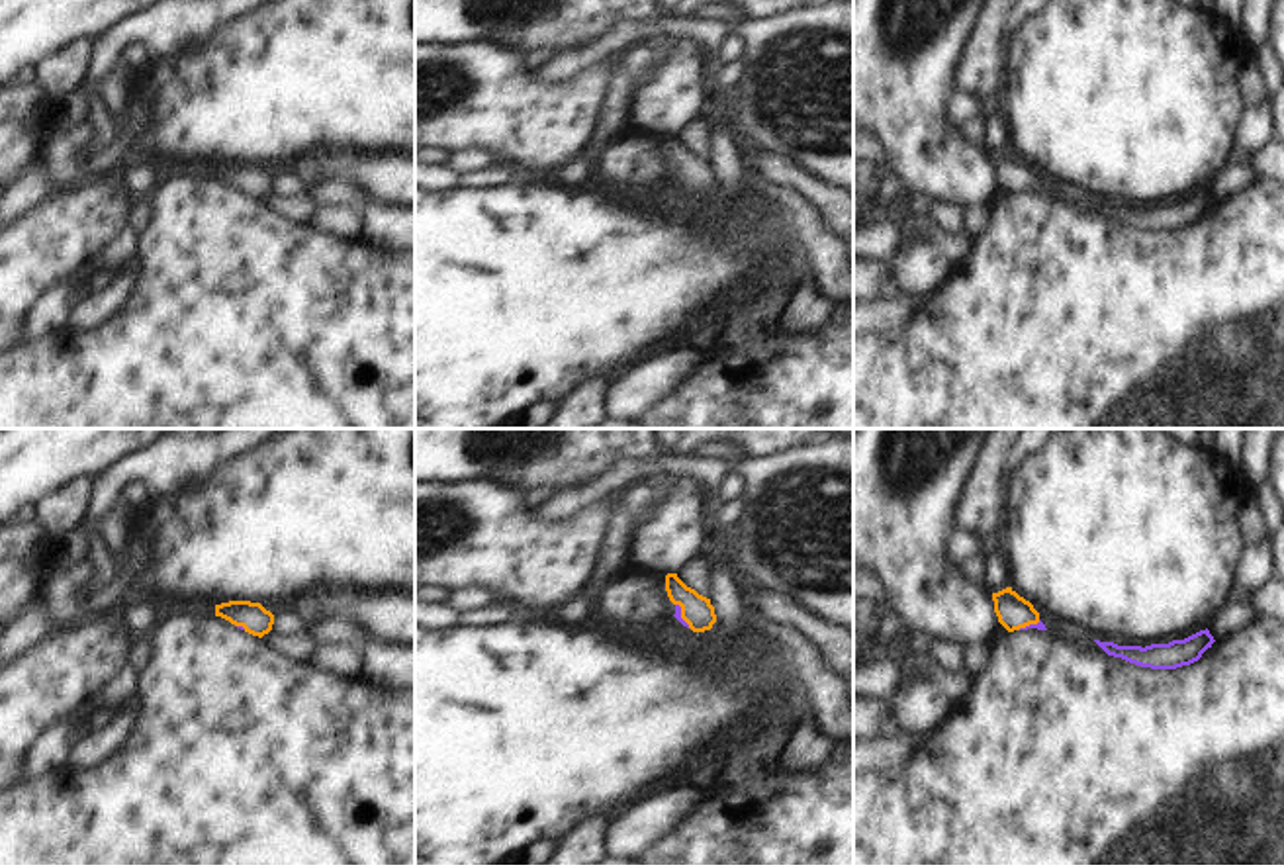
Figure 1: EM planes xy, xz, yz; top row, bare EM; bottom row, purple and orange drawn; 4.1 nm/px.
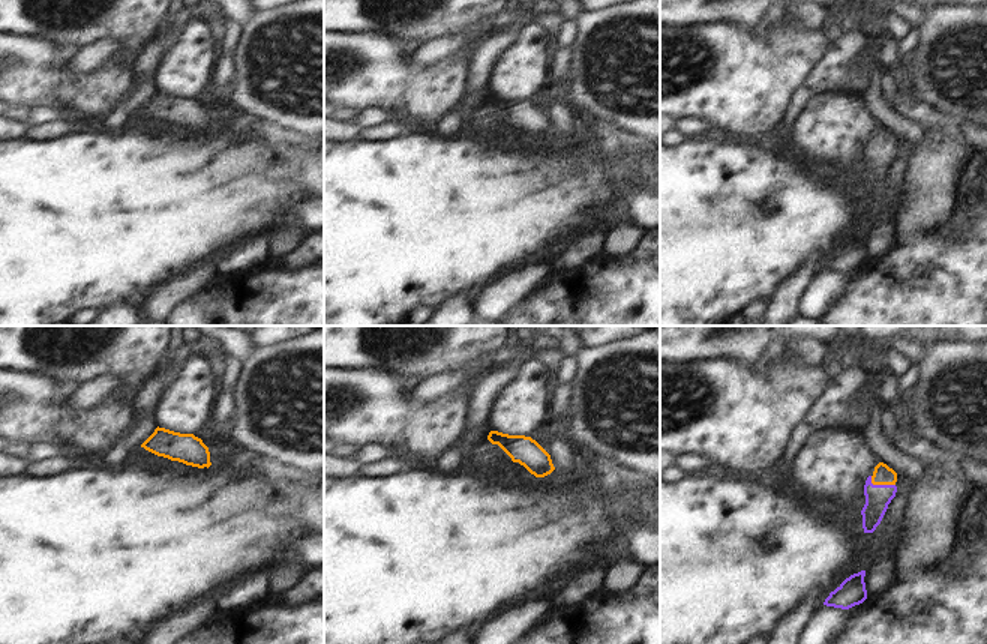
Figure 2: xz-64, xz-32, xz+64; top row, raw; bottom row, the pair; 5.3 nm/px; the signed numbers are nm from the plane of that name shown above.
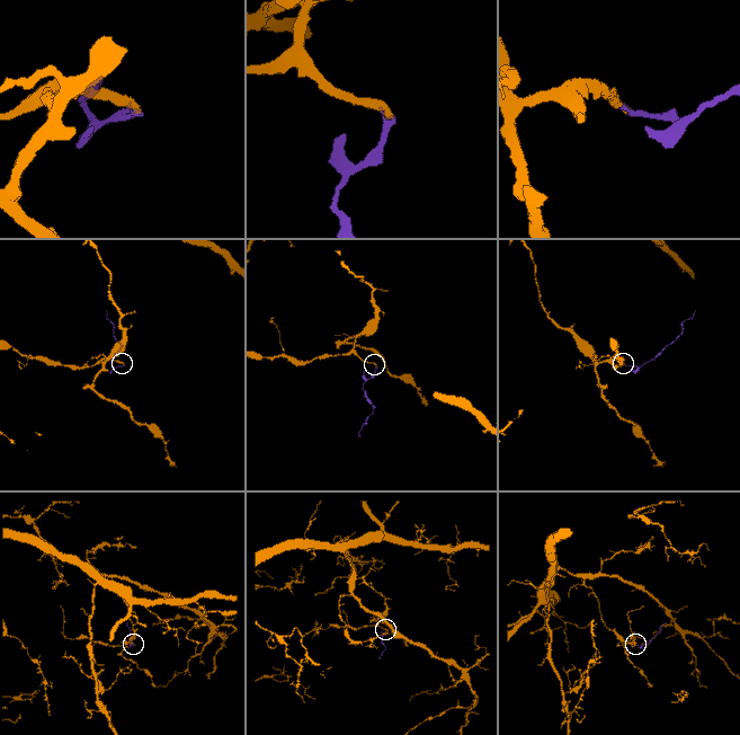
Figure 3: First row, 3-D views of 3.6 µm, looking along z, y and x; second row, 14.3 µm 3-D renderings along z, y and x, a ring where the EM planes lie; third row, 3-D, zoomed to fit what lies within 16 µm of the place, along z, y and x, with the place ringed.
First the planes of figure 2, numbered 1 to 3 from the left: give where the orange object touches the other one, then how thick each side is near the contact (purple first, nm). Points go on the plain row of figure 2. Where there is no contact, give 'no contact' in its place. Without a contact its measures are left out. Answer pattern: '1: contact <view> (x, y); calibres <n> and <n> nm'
1: no contact
2: no contact
3: contact xz+64 (881, 149); calibres 140 and 110 nm

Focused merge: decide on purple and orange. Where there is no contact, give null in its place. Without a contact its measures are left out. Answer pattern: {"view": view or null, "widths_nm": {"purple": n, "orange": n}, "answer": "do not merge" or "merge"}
{"view": "xz", "widths_nm": {"purple": 30, "orange": 130}, "answer": "merge"}

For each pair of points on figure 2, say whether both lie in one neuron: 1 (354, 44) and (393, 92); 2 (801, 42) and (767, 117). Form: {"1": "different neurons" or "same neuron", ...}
{"1": "same neuron", "2": "same neuron"}

